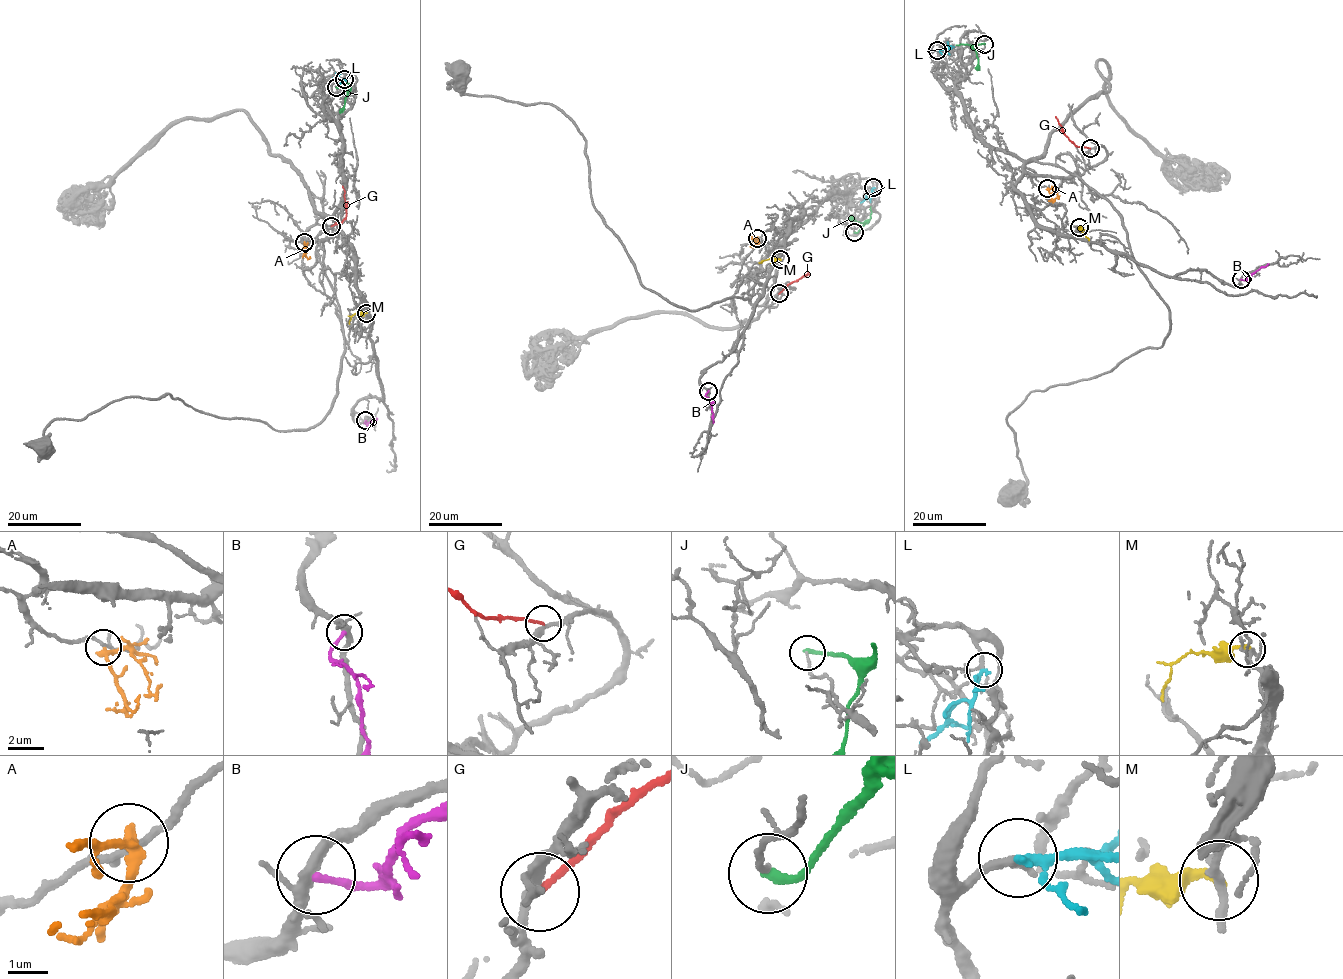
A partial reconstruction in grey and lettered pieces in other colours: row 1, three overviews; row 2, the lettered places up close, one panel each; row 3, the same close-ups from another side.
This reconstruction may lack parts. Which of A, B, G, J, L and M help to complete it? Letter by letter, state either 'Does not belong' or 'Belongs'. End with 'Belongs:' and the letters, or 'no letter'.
A: Does not belong
B: Does not belong
G: Does not belong
J: Does not belong
L: Belongs
M: Does not belong
Belongs: L

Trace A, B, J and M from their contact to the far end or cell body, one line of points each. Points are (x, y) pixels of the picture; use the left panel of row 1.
A: (304, 242), (304, 254), (310, 256)
B: (365, 420), (364, 423), (376, 417)
J: (336, 88), (347, 91), (345, 106), (339, 112)
M: (367, 313), (354, 314), (349, 324)

